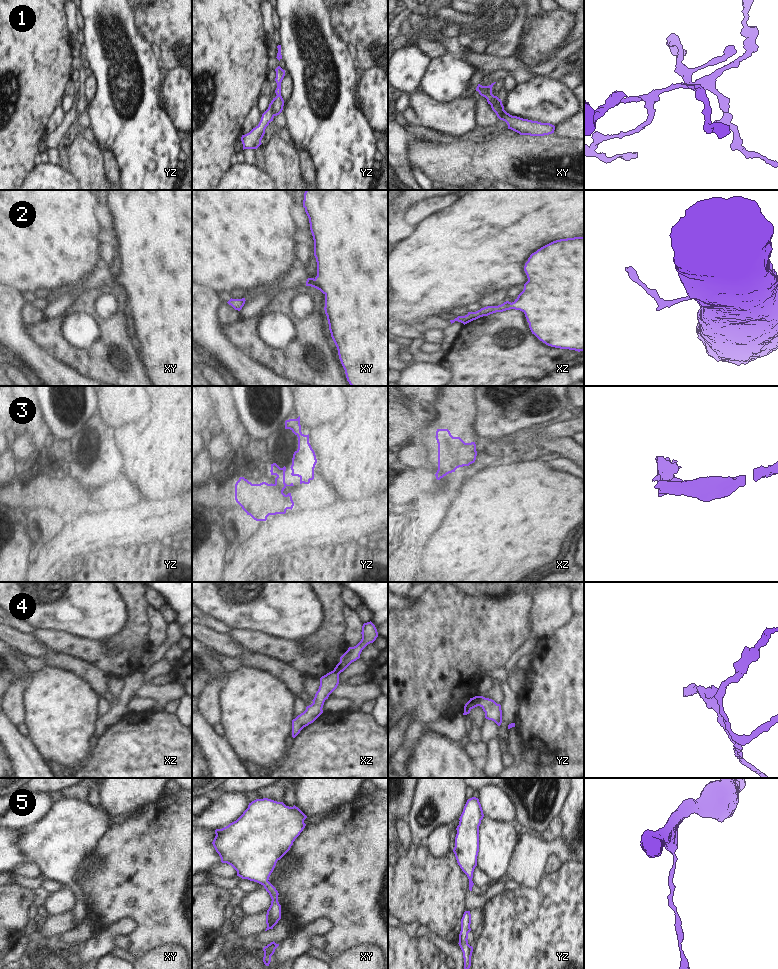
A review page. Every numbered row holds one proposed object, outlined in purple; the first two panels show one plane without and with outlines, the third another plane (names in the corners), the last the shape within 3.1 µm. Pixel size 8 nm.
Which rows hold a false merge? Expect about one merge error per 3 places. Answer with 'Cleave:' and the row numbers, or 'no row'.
Cleave: 1, 3, 4

